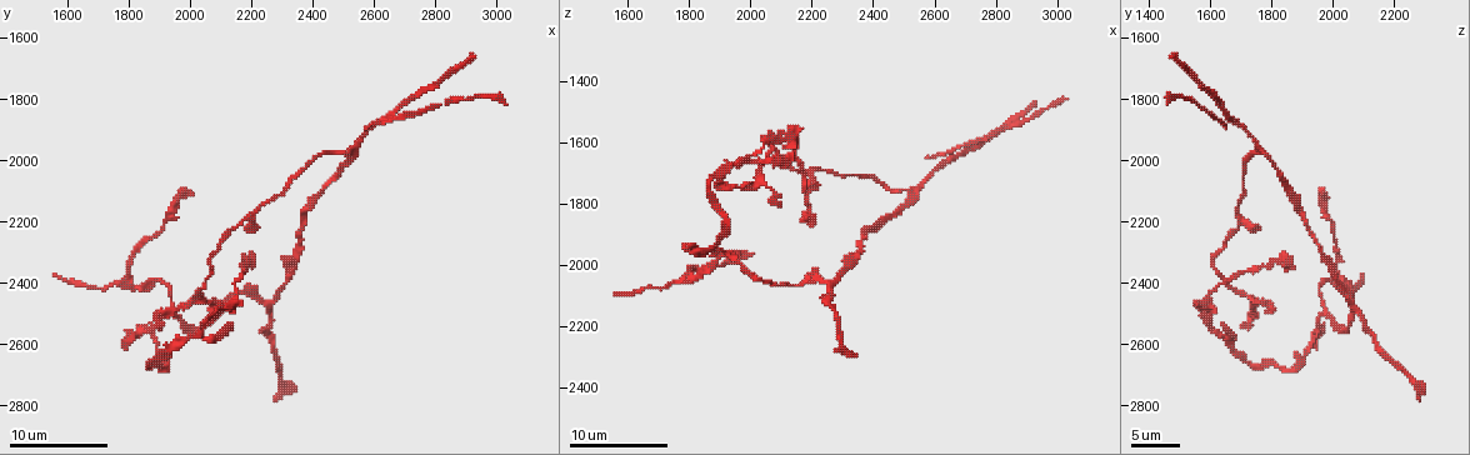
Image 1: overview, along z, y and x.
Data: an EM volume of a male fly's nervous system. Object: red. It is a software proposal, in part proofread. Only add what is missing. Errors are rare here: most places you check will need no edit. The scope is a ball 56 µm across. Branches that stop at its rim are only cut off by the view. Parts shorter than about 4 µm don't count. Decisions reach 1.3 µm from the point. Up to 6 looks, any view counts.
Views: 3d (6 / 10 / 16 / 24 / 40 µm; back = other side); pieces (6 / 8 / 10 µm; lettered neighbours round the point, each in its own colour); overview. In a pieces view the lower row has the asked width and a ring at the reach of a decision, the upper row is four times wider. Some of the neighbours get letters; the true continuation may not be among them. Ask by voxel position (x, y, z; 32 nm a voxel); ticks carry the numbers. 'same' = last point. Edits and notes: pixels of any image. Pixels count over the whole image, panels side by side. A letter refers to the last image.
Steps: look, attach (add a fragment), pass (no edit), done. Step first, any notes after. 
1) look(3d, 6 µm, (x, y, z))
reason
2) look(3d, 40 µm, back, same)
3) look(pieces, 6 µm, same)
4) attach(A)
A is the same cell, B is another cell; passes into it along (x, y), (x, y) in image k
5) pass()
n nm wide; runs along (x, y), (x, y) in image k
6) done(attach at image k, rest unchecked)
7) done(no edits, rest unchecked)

look(3d, 10 µm, (1790, 2600, 1940))
branch stops here

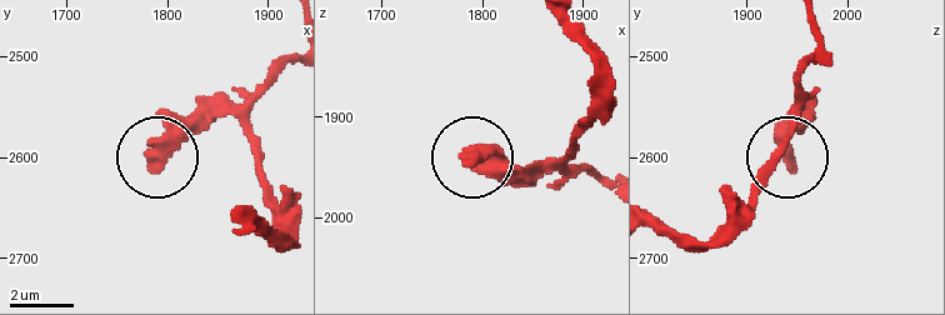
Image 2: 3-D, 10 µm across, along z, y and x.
look(pieces, 8 µm, (1786, 2604, 1942))

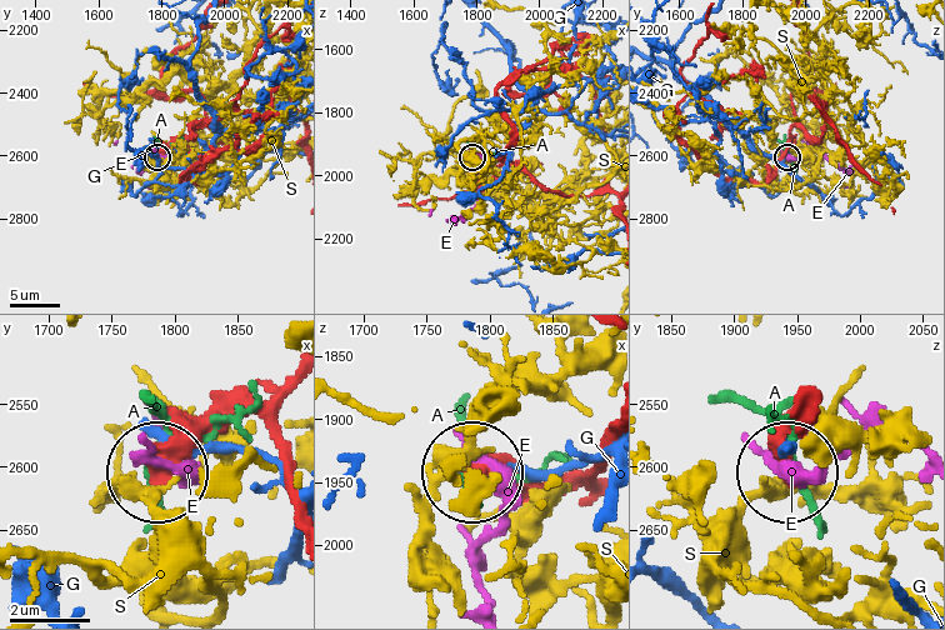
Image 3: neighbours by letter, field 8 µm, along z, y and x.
pass()
A, E, G and S are other cells; no lettered fragment goes on from it

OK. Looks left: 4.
look(pieces, 6 µm, (2130, 2540, 1640))
an open end

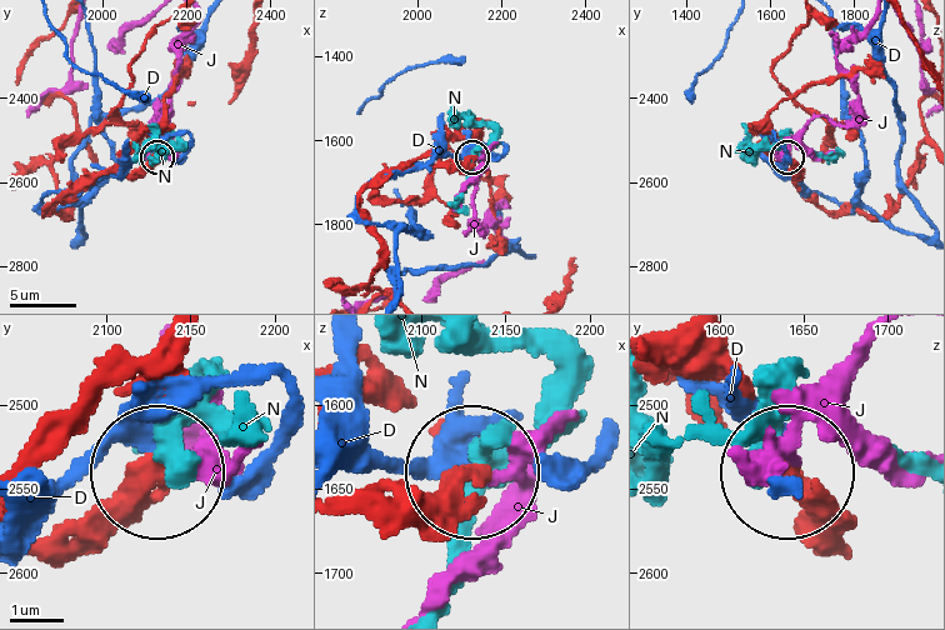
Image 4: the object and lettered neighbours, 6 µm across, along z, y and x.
pass()
D, J and N are other cells; none of them fits

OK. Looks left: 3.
look(pieces, 8 µm, (1900, 2550, 1700))

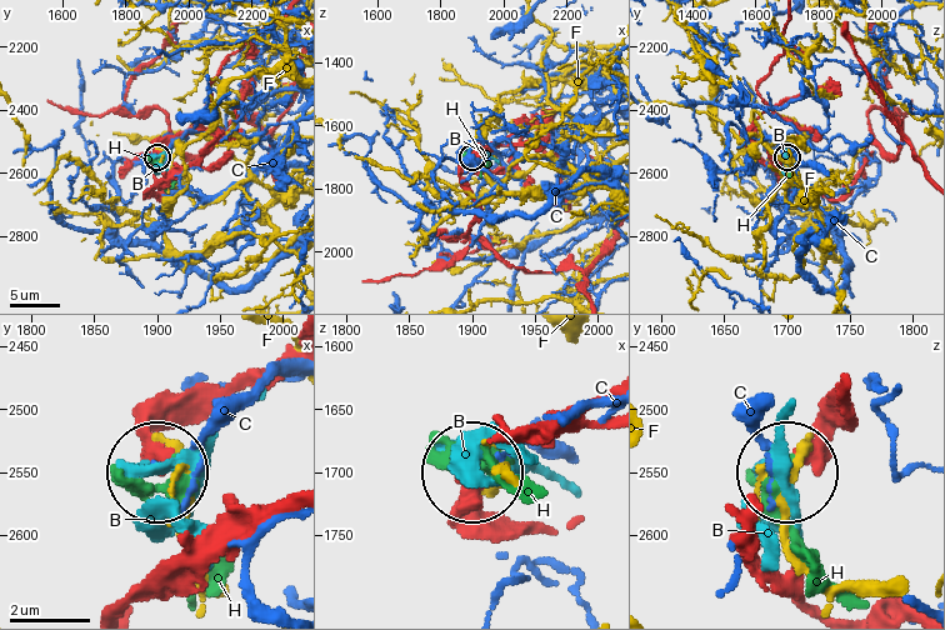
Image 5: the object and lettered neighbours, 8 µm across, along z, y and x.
pass()
390 nm wide; B, C, F and H are other cells; no lettered fragment goes on from it

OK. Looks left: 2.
done(no edits, rest unchecked)

